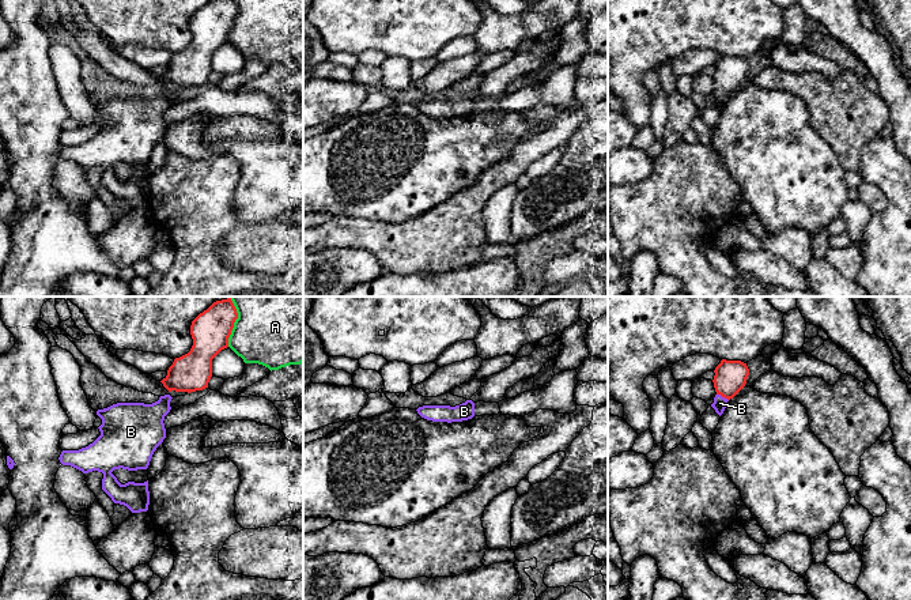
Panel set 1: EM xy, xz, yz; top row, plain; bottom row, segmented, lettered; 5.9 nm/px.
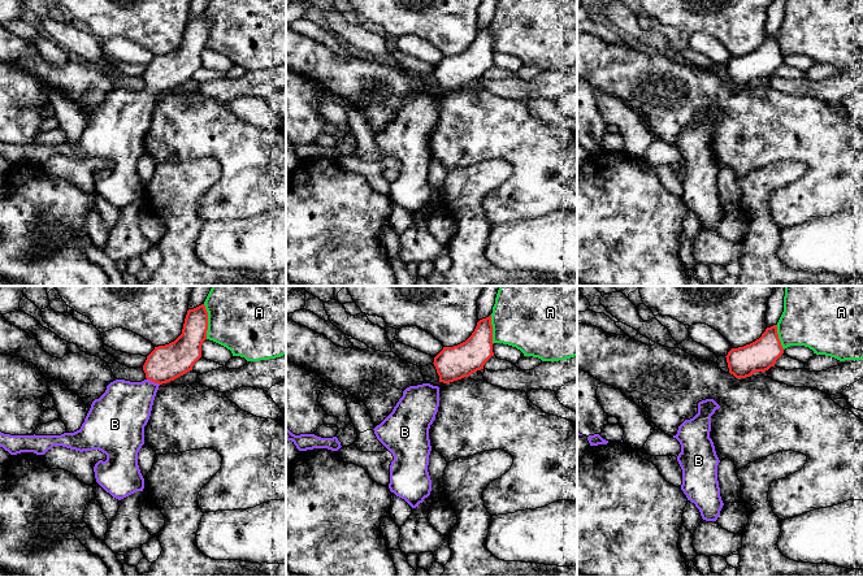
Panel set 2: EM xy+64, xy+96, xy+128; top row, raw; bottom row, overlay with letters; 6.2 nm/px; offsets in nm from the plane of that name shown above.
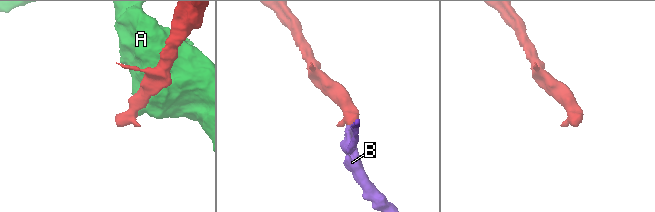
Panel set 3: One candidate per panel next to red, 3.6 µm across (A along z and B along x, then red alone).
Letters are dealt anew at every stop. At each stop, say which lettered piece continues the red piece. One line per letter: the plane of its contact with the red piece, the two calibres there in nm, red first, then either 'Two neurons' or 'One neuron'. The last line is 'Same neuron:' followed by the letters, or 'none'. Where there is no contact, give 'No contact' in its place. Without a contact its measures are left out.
A: Touches red in xy. Thickness 220 nm (red) against 360 nm. Two neurons
B: Touches red in yz. Thickness 190 nm (red) against 80 nm. One neuron
Same neuron: B

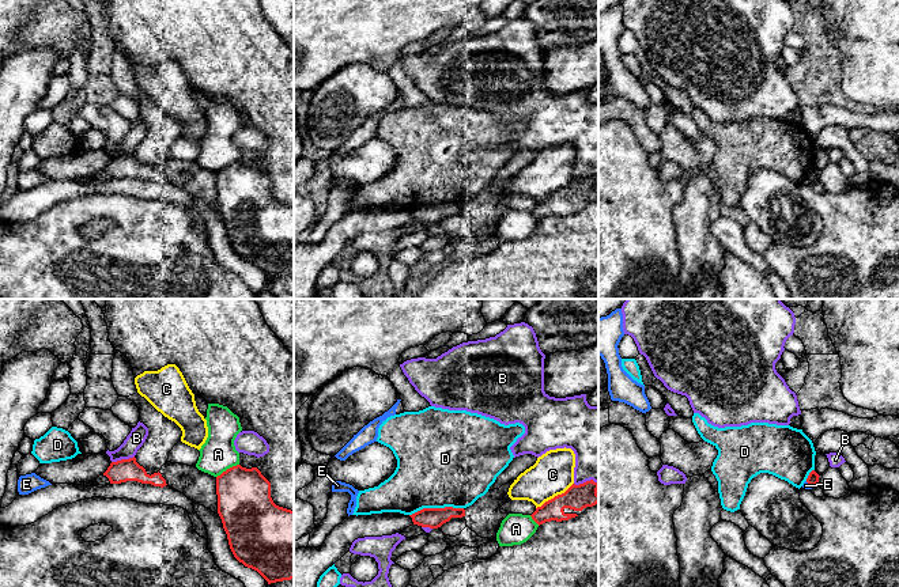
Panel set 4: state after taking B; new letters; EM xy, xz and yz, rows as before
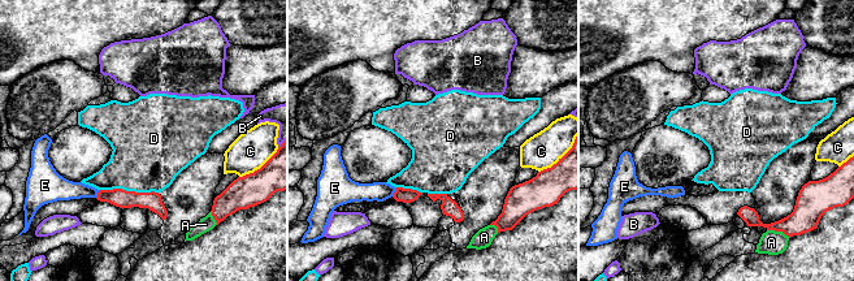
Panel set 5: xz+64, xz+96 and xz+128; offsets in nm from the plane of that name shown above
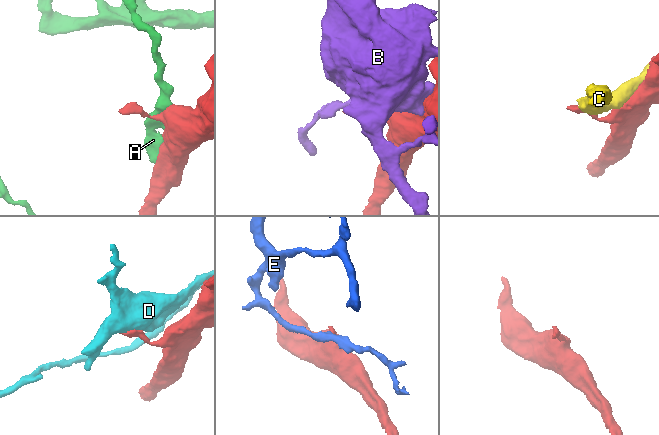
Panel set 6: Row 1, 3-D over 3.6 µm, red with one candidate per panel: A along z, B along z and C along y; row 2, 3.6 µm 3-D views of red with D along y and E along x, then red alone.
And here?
A: Touches red in xy. Thickness 320 nm (red) against 200 nm. Two neurons
B: Touches red in xy. Thickness 130 nm (red) against 100 nm. Two neurons
C: Touches red in xz. Thickness 150 nm (red) against 240 nm. Two neurons
D: Touches red in xz. Thickness 120 nm (red) against 480 nm. Two neurons
E: Touches red in yz. Thickness 70 nm (red) against 40 nm. Two neurons
Same neuron: none

